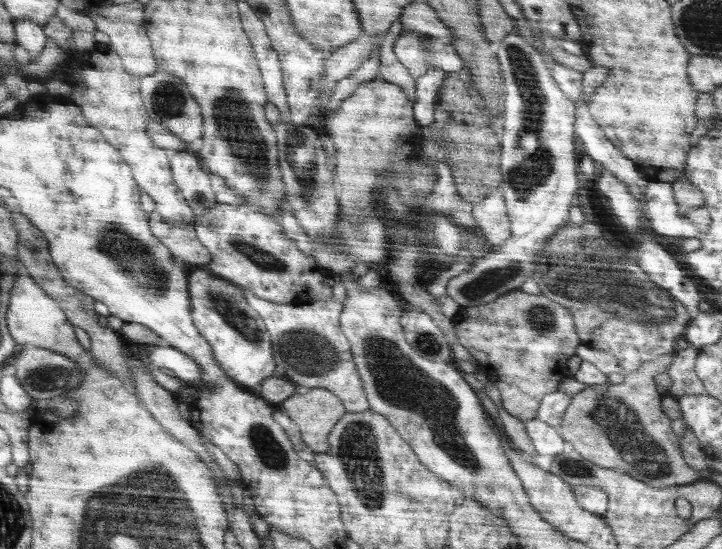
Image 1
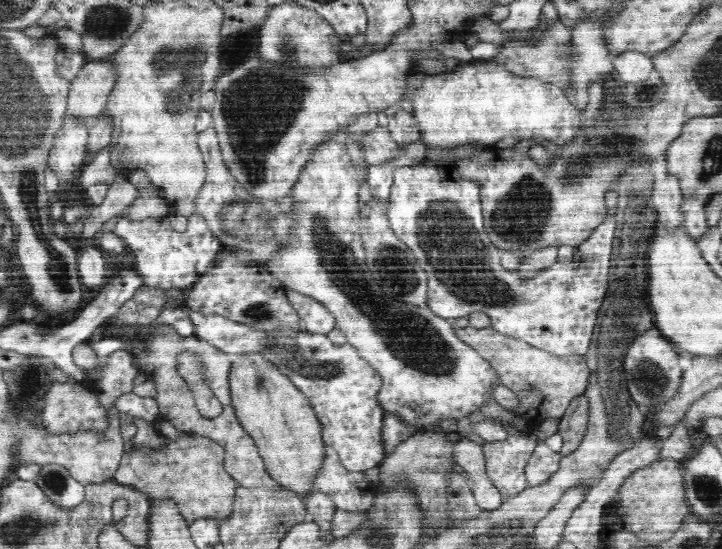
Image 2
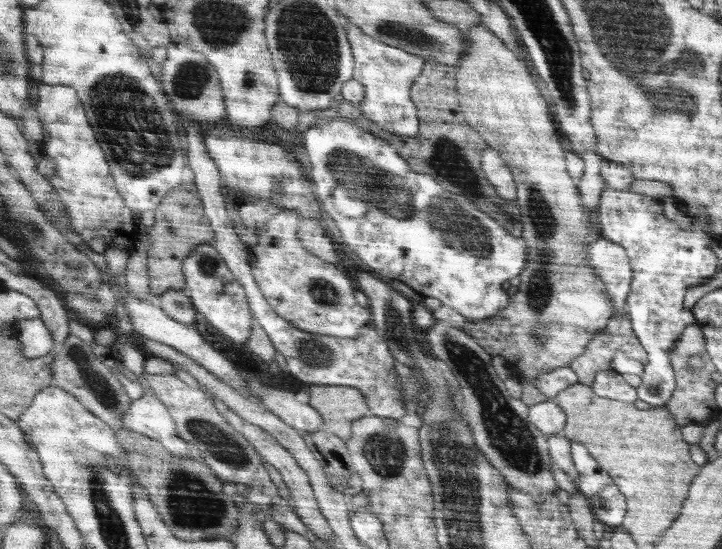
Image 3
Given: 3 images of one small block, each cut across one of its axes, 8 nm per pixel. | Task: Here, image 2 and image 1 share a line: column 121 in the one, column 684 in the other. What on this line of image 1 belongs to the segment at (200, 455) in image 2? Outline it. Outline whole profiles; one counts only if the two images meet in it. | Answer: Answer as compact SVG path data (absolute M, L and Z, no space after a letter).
M668 353L642 363L636 371L625 373L624 382L620 384L603 380L572 395L558 432L582 458L602 468L636 477L652 487L664 488L700 480L702 474L693 472L684 462L682 450L678 450L676 434L670 428L669 416L660 408L659 387L654 381L656 374L666 372L674 356Z

